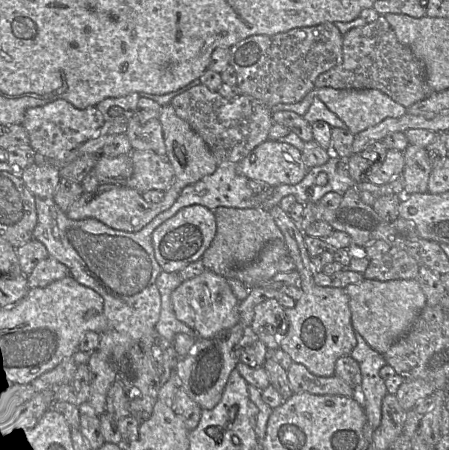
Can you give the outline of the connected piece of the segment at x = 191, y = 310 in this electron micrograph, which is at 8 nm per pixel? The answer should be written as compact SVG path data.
M210 270L182 281L171 293L171 303L177 319L205 339L212 339L238 323L240 302L228 284L227 278Z

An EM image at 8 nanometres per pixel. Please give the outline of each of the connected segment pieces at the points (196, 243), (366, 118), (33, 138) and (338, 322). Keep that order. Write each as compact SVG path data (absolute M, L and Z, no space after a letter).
M202 205L182 208L159 225L152 234L152 245L162 271L180 272L190 263L200 260L216 235L214 212Z
M323 87L317 89L316 96L354 135L407 112L407 108L377 89Z
M59 99L43 106L29 108L22 126L28 133L30 146L40 160L64 159L71 151L94 138L104 125L104 118L96 107L78 109Z
M279 205L271 208L269 213L283 234L288 256L295 263L295 270L300 276L299 287L303 292L293 308L284 309L287 323L282 327L284 334L279 336L279 347L293 362L304 365L312 374L332 376L335 374L336 361L342 356L350 355L357 344L349 296L344 288L322 287L315 283L311 258L304 244L305 234Z

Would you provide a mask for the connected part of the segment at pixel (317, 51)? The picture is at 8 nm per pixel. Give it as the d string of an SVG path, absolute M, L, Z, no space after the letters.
M334 23L291 29L274 35L252 35L229 48L229 65L233 67L240 93L253 97L269 109L279 103L300 102L314 89L317 77L342 62L343 35Z

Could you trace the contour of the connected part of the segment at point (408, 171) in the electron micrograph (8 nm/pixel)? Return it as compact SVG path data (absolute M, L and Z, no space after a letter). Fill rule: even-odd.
M411 145L403 151L404 192L407 194L428 192L428 180L432 172L425 148Z

